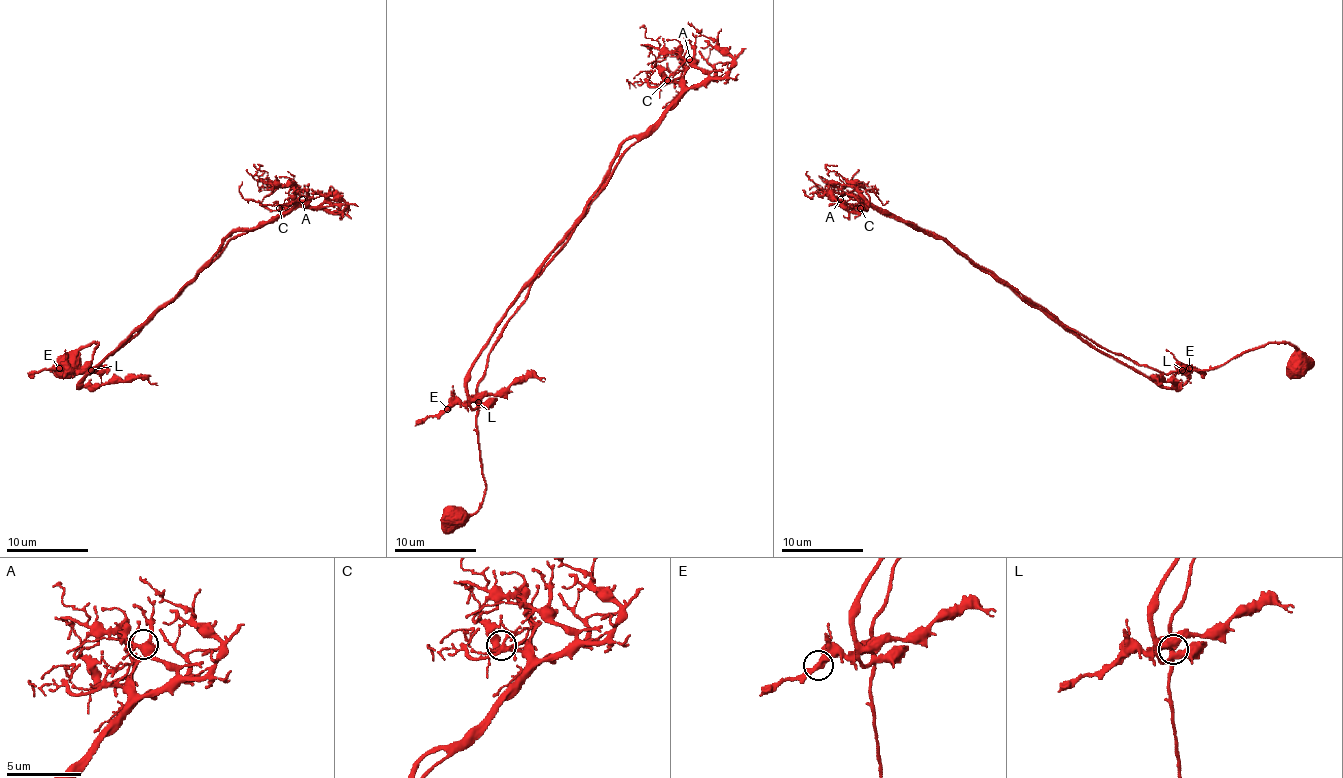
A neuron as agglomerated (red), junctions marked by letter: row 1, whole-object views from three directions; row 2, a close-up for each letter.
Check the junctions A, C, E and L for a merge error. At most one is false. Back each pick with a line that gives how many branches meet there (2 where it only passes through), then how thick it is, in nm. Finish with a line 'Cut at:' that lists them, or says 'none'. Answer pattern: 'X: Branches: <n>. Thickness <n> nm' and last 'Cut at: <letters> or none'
Cut at: none

